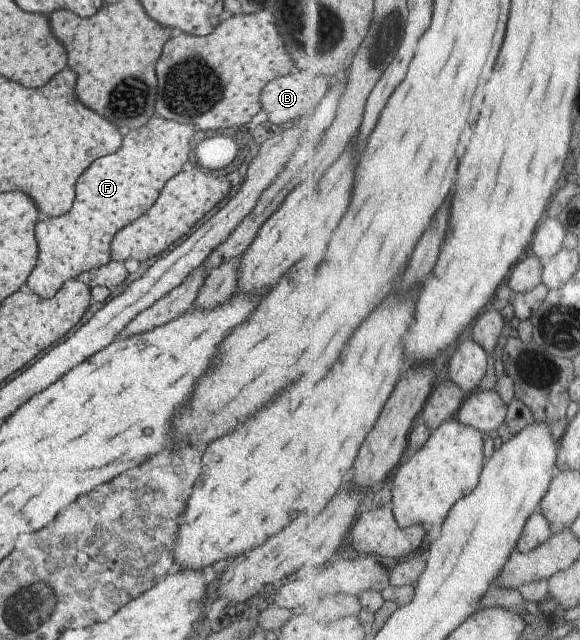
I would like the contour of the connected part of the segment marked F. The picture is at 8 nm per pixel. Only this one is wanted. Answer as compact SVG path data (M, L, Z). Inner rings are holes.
M152 116L144 126L129 130L121 138L116 152L91 162L76 179L75 199L70 210L34 225L37 257L25 280L27 289L49 299L67 280L110 261L112 237L154 204L164 183L178 174L188 160L190 143L196 136L197 130L190 124Z

